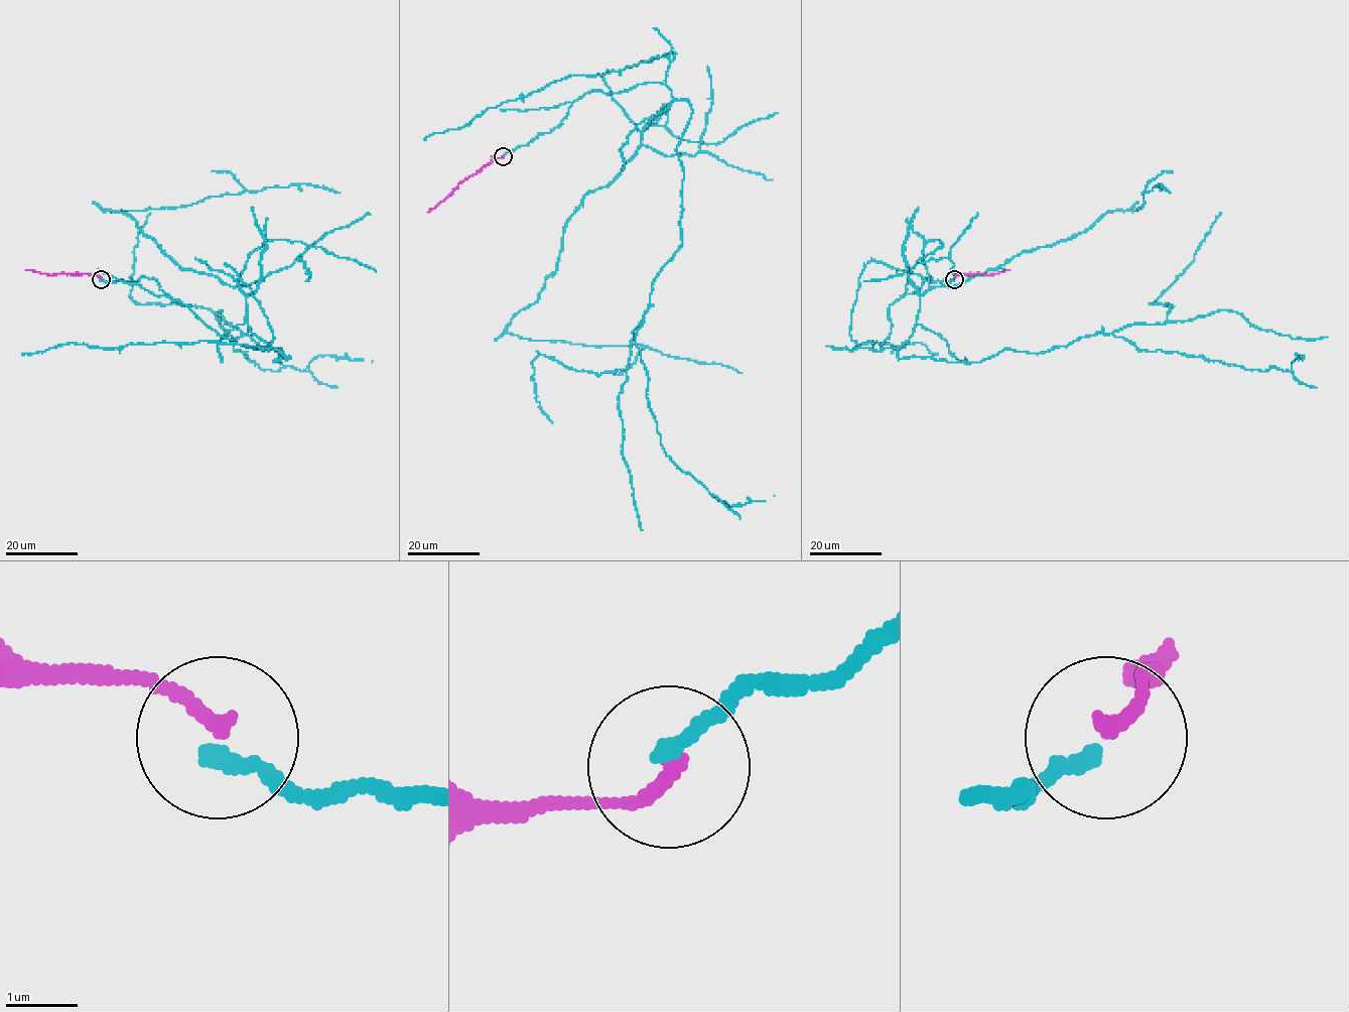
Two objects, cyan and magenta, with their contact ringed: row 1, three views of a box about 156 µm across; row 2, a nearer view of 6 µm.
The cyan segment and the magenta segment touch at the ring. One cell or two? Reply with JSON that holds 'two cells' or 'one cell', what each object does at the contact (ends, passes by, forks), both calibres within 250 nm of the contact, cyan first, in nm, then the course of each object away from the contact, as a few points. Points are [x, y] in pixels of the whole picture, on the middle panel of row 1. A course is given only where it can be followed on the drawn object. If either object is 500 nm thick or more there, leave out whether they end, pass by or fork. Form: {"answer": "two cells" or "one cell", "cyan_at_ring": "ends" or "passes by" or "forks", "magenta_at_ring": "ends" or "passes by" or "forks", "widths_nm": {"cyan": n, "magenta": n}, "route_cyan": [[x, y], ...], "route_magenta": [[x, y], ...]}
{"answer": "one cell", "cyan_at_ring": "ends", "magenta_at_ring": "ends", "widths_nm": {"cyan": 240, "magenta": 220}, "route_cyan": [[503, 155], [589, 91], [671, 90], [506, 331], [742, 373]], "route_magenta": [[503, 155], [495, 157], [463, 179], [428, 213]]}

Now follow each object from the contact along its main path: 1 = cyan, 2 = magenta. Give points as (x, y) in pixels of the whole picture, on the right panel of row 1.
1: (953, 279), (926, 278), (889, 306), (881, 348), (909, 339), (933, 287), (1136, 211), (1160, 183), (1171, 193)
2: (953, 278), (961, 273), (991, 275), (1010, 270)

